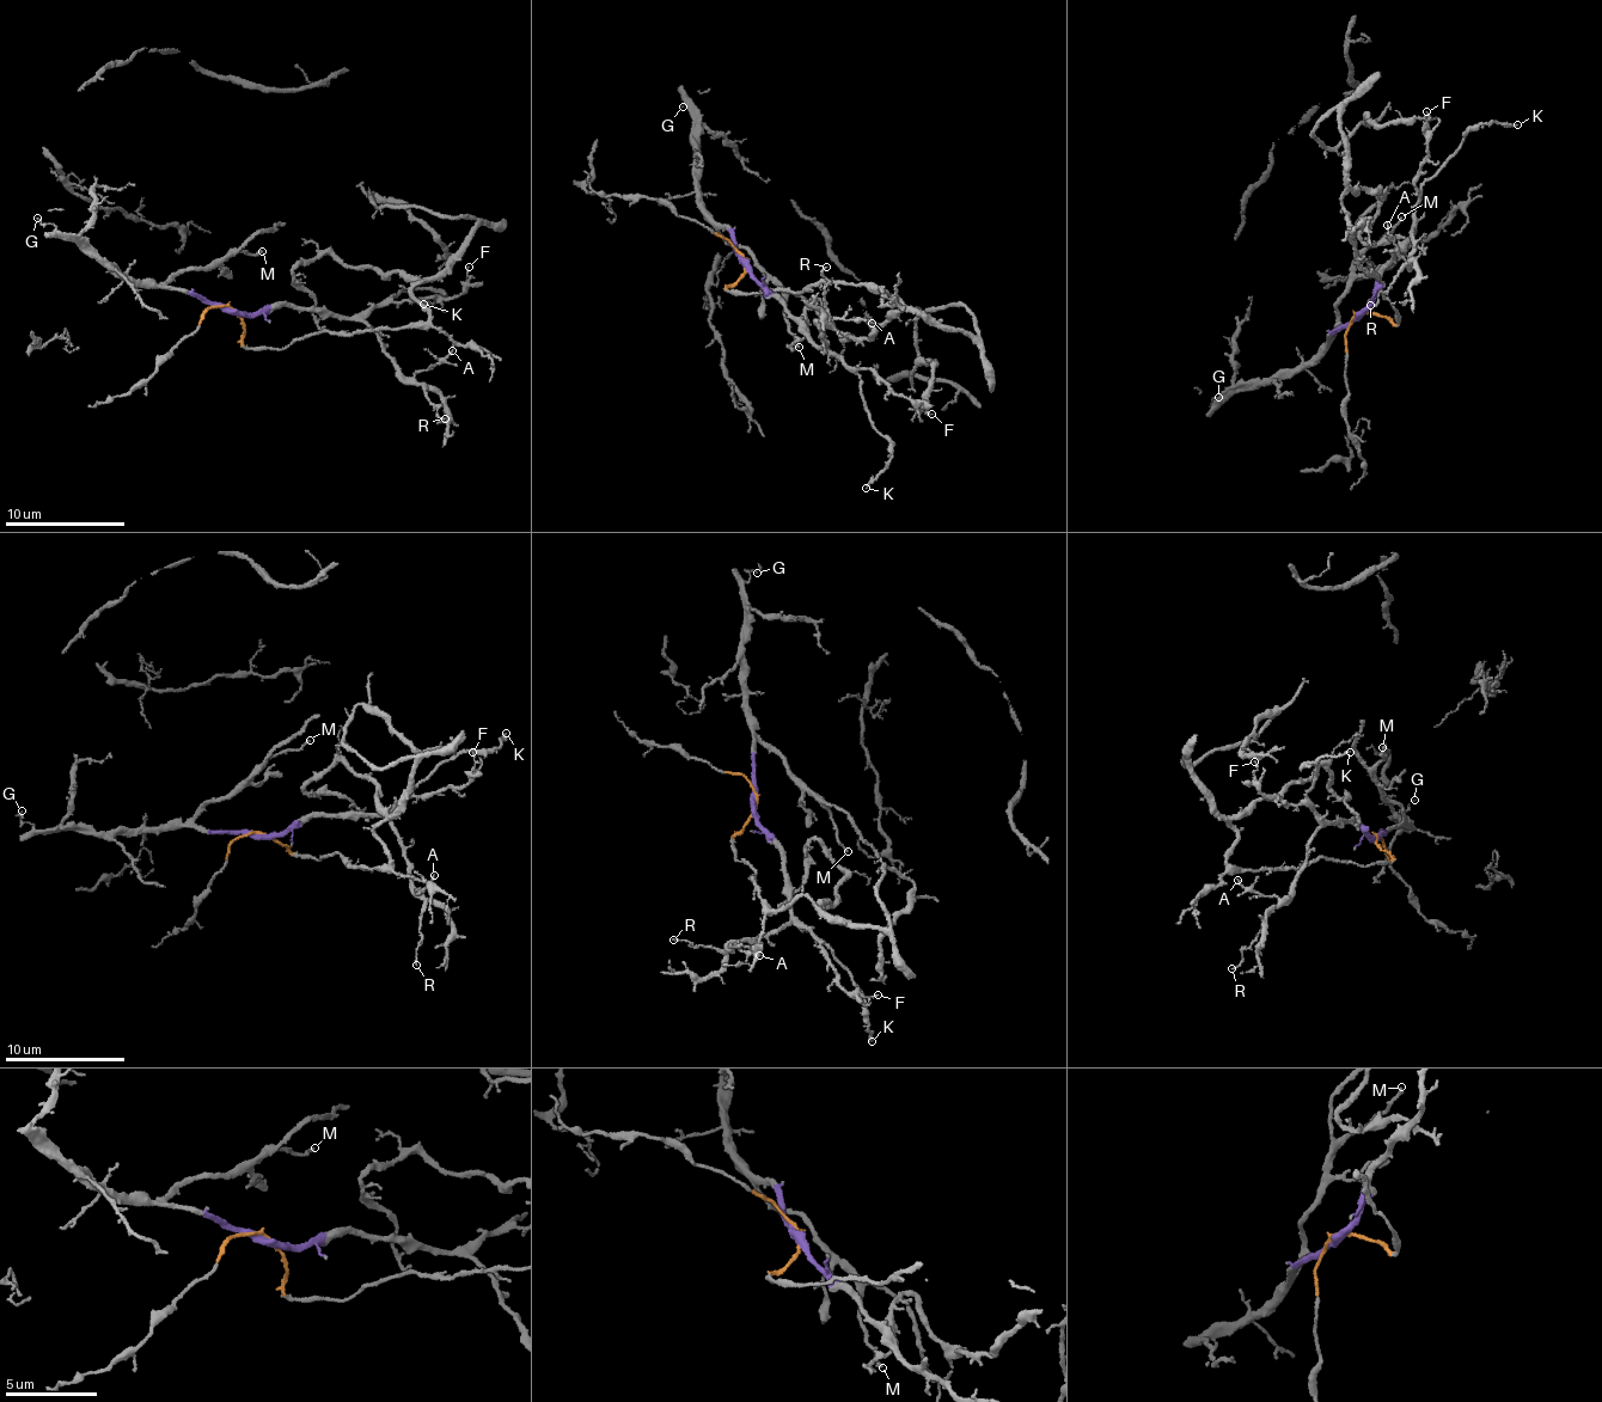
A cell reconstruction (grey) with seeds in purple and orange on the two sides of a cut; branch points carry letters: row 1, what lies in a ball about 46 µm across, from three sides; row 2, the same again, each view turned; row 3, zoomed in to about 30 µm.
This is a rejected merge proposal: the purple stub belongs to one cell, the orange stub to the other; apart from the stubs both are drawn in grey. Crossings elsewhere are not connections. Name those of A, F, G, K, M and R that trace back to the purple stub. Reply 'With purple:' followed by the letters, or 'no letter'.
With purple: A, F, G, K, M, R

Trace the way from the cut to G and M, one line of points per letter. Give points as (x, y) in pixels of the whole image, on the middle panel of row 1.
G: (745, 263), (735, 249), (735, 233), (711, 218), (699, 200), (692, 105), (685, 98), (682, 106)
M: (745, 263), (728, 231), (719, 230), (776, 282), (789, 334), (800, 348)

